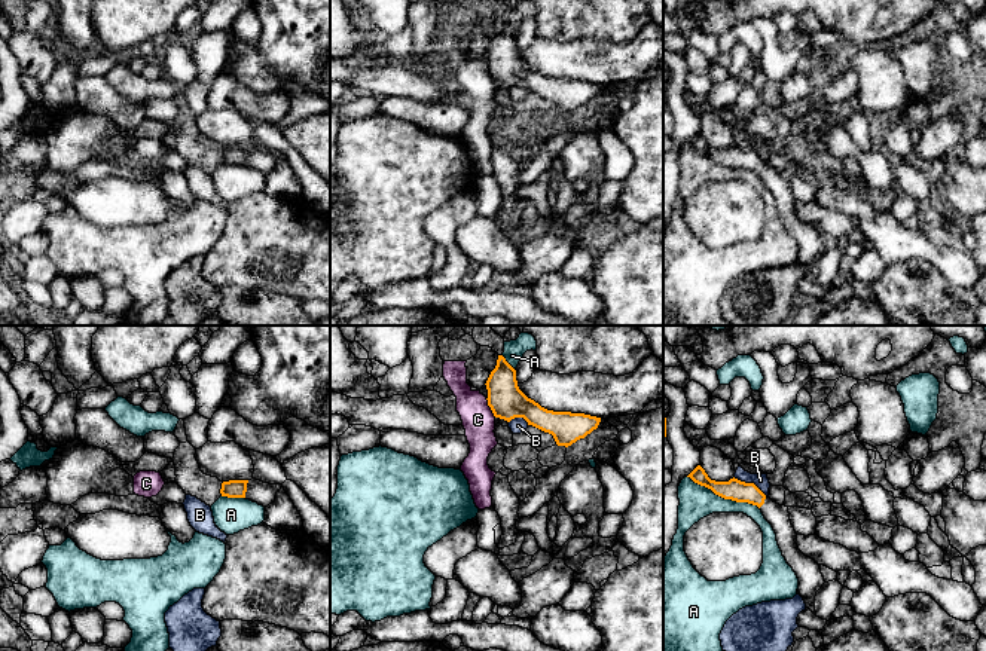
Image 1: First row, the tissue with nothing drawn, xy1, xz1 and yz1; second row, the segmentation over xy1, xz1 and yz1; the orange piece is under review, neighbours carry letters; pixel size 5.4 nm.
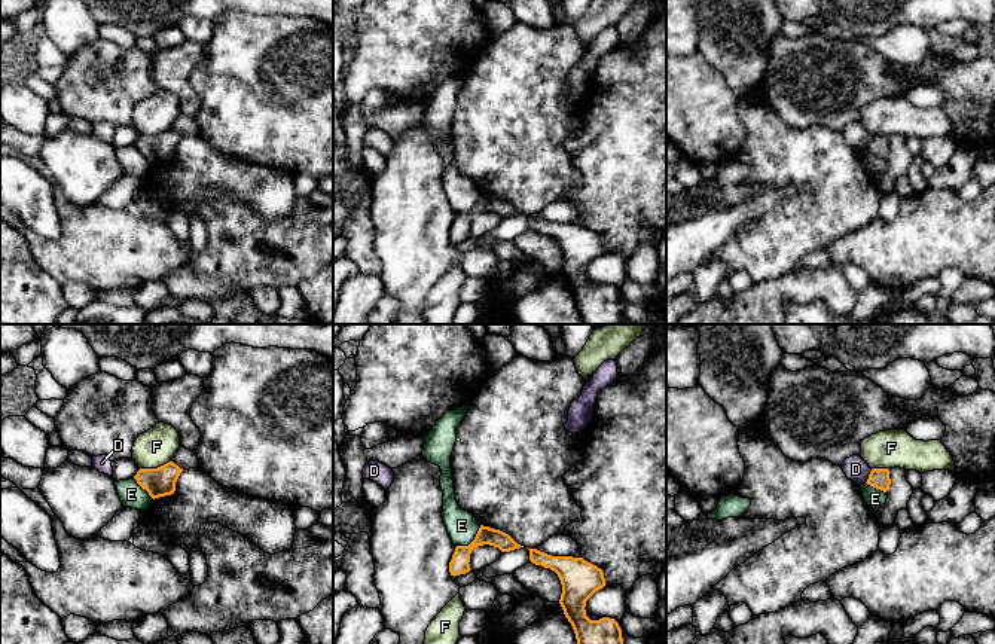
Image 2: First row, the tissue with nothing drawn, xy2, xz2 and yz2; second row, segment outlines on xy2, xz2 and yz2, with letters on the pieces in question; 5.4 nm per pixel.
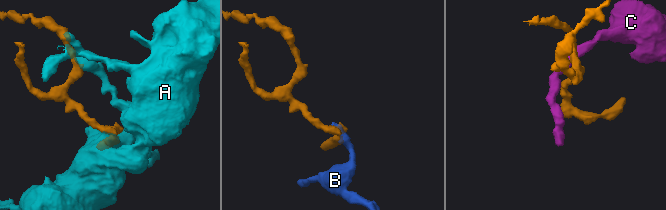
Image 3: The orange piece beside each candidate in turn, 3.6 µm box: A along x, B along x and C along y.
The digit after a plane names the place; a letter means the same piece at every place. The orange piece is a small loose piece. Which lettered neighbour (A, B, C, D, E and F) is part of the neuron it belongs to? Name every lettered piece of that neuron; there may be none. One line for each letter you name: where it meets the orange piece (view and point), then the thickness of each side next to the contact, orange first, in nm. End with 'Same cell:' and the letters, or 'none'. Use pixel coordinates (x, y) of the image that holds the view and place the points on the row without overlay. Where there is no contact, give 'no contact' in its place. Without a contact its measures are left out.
Same cell: none

